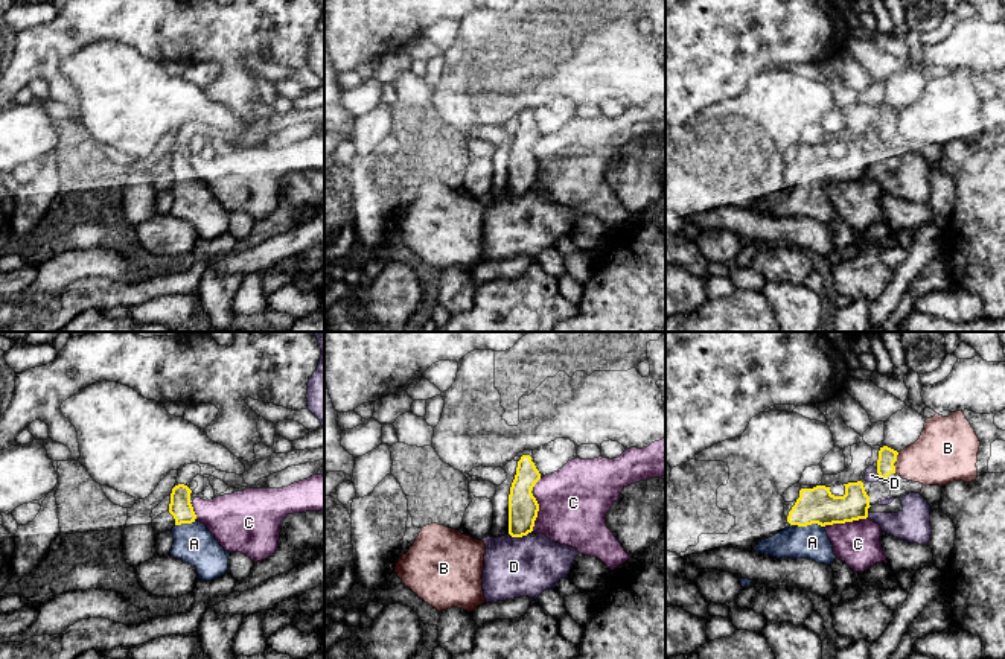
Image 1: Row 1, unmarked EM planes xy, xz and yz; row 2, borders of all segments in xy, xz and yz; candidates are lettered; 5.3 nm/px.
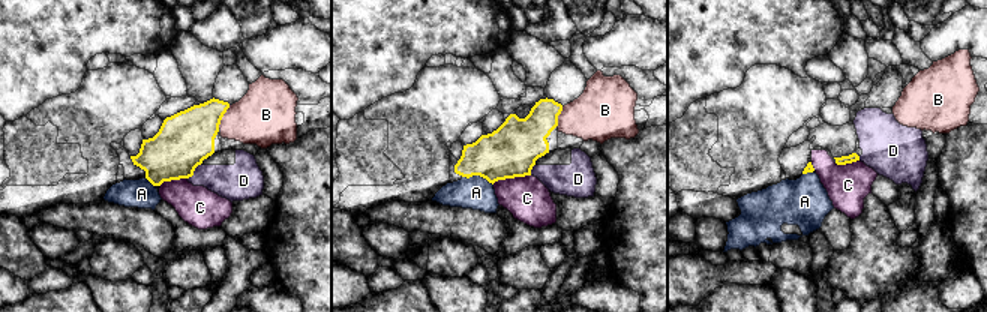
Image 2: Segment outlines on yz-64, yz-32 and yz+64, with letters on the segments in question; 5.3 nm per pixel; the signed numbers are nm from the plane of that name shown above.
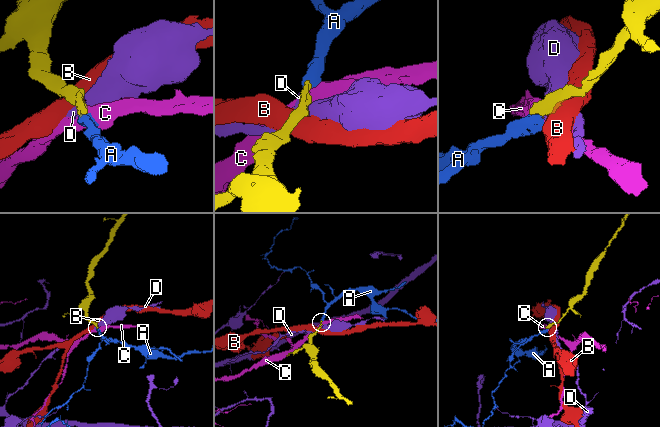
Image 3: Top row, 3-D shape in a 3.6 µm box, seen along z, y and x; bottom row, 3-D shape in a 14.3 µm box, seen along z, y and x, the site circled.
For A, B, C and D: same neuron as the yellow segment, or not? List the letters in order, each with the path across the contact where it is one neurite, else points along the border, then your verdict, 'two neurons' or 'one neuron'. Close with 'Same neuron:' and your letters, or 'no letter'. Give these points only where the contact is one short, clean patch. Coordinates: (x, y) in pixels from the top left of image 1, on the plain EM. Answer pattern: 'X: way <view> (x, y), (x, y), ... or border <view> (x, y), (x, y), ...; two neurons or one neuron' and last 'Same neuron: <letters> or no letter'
A: way yz (818, 165), (809, 174), (807, 183), (807, 197), (812, 201); one neuron
B: border yz (899, 111), (894, 120); two neurons
C: border yz (867, 175), (824, 186); two neurons
D: two neurons
Same neuron: A

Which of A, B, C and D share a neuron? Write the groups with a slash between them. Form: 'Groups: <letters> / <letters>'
Groups: A / B / C / D

